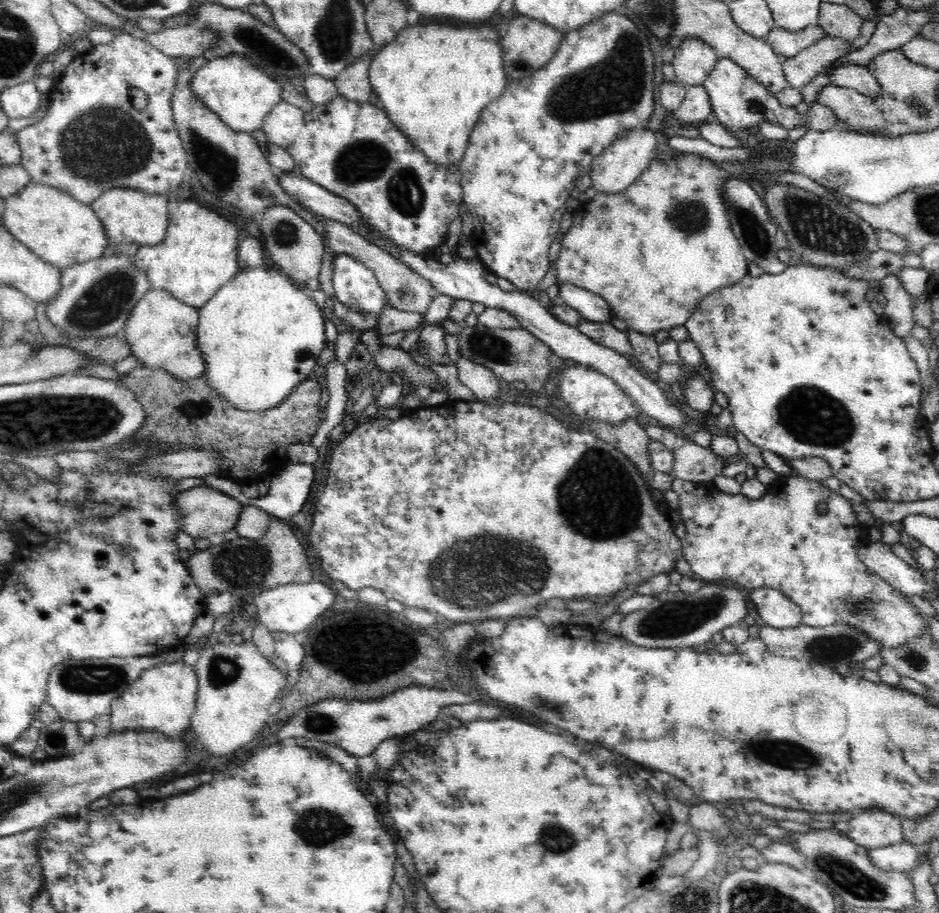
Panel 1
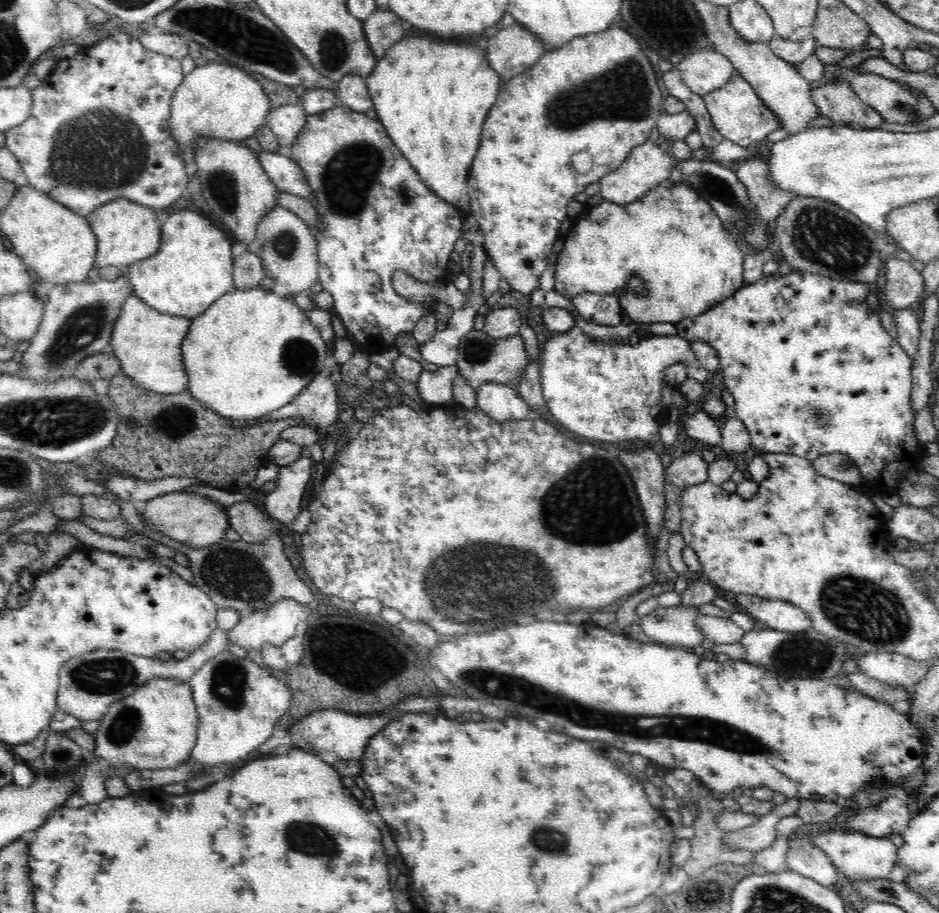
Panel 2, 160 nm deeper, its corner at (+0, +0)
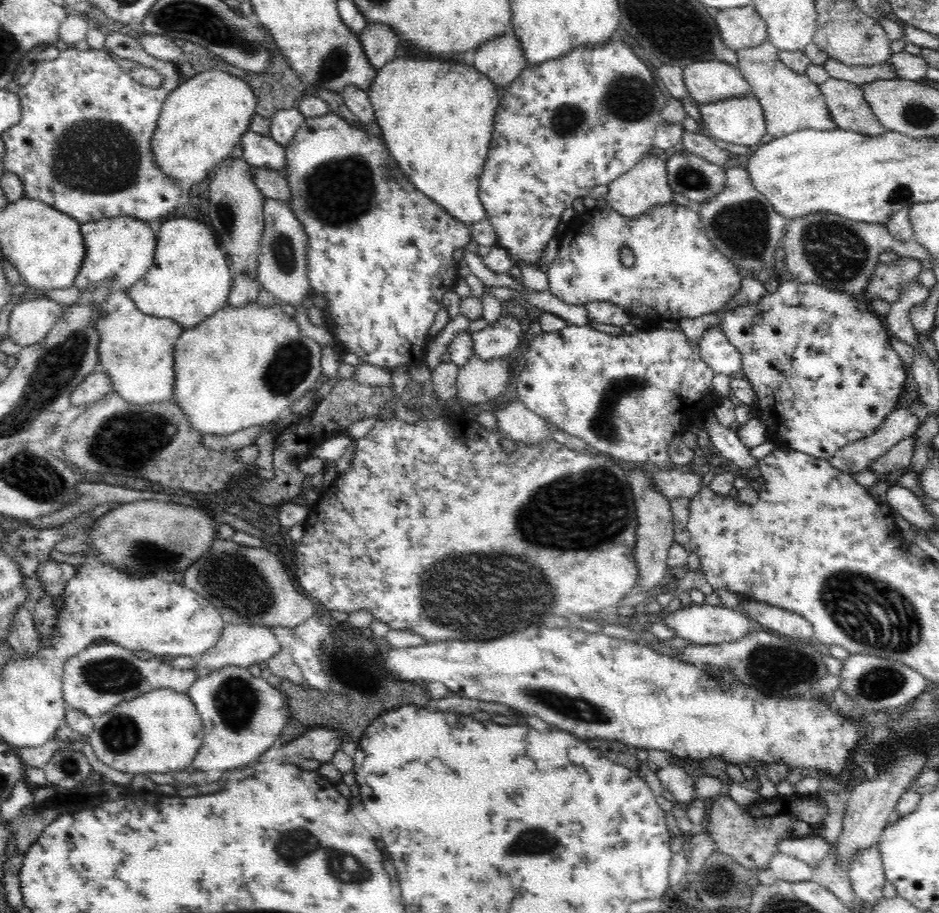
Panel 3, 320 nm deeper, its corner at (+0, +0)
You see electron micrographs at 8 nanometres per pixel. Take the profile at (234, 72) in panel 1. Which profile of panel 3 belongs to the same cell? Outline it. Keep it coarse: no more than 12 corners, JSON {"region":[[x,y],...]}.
{"region":[[197,72],[162,107],[157,167],[200,184],[240,142],[254,91]]}

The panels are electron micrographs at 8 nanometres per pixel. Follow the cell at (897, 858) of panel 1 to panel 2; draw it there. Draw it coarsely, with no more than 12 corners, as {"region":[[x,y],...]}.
{"region":[[838,829],[811,838],[855,882],[888,878],[889,838]]}

